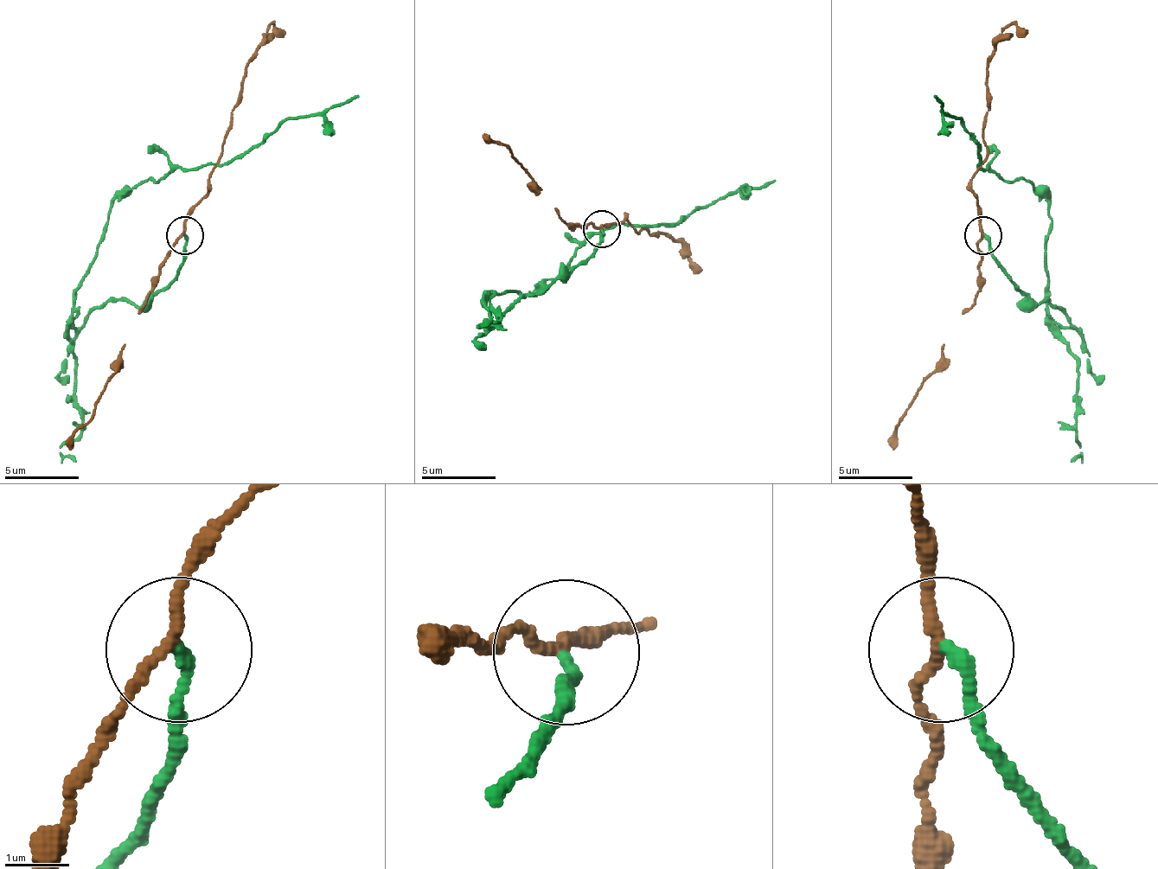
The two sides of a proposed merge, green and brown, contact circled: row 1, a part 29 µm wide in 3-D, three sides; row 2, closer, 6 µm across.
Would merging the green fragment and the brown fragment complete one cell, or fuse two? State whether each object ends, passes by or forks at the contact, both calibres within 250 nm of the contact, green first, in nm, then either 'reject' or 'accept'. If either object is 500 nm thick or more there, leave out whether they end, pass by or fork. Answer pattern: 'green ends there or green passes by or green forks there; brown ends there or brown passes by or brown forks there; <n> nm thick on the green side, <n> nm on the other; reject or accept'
green ends there; brown passes by; 190 nm thick on the green side, 160 nm on the other; reject

